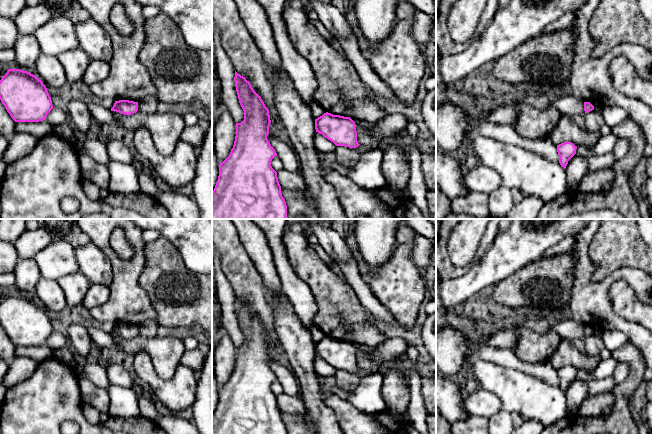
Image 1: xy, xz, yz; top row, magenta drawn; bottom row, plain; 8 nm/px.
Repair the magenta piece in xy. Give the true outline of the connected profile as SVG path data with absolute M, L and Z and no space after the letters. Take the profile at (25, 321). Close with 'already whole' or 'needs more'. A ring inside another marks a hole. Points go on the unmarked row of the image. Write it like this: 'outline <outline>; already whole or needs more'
outline M8 293L0 304L0 324L15 346L44 345L53 333L43 306L20 293Z; already whole

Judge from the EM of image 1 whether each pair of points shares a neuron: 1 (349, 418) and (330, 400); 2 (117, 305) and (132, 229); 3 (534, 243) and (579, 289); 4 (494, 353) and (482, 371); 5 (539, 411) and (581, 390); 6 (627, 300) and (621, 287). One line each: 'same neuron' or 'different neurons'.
1: same neuron
2: same neuron
3: different neurons
4: different neurons
5: different neurons
6: same neuron

